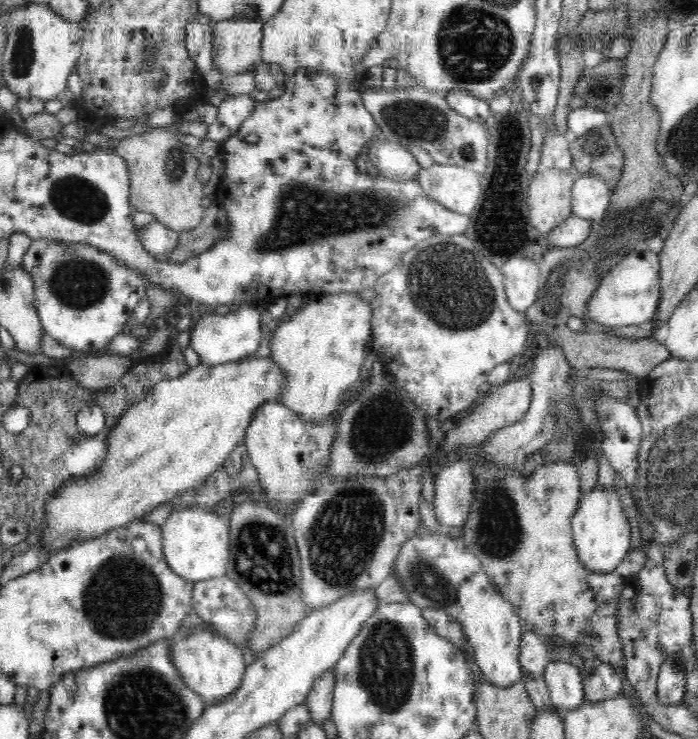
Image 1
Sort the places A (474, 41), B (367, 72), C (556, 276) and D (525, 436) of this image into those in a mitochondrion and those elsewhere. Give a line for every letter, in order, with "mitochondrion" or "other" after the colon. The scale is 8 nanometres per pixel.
A: mitochondrion
B: other
C: mitochondrion
D: other

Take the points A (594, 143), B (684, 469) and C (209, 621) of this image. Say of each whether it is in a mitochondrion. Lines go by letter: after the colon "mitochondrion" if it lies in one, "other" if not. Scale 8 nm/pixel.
A: mitochondrion
B: mitochondrion
C: other

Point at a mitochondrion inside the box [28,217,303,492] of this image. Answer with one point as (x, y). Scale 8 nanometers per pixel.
(76, 281)

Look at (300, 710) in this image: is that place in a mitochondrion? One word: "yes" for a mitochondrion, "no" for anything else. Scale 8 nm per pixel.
no

